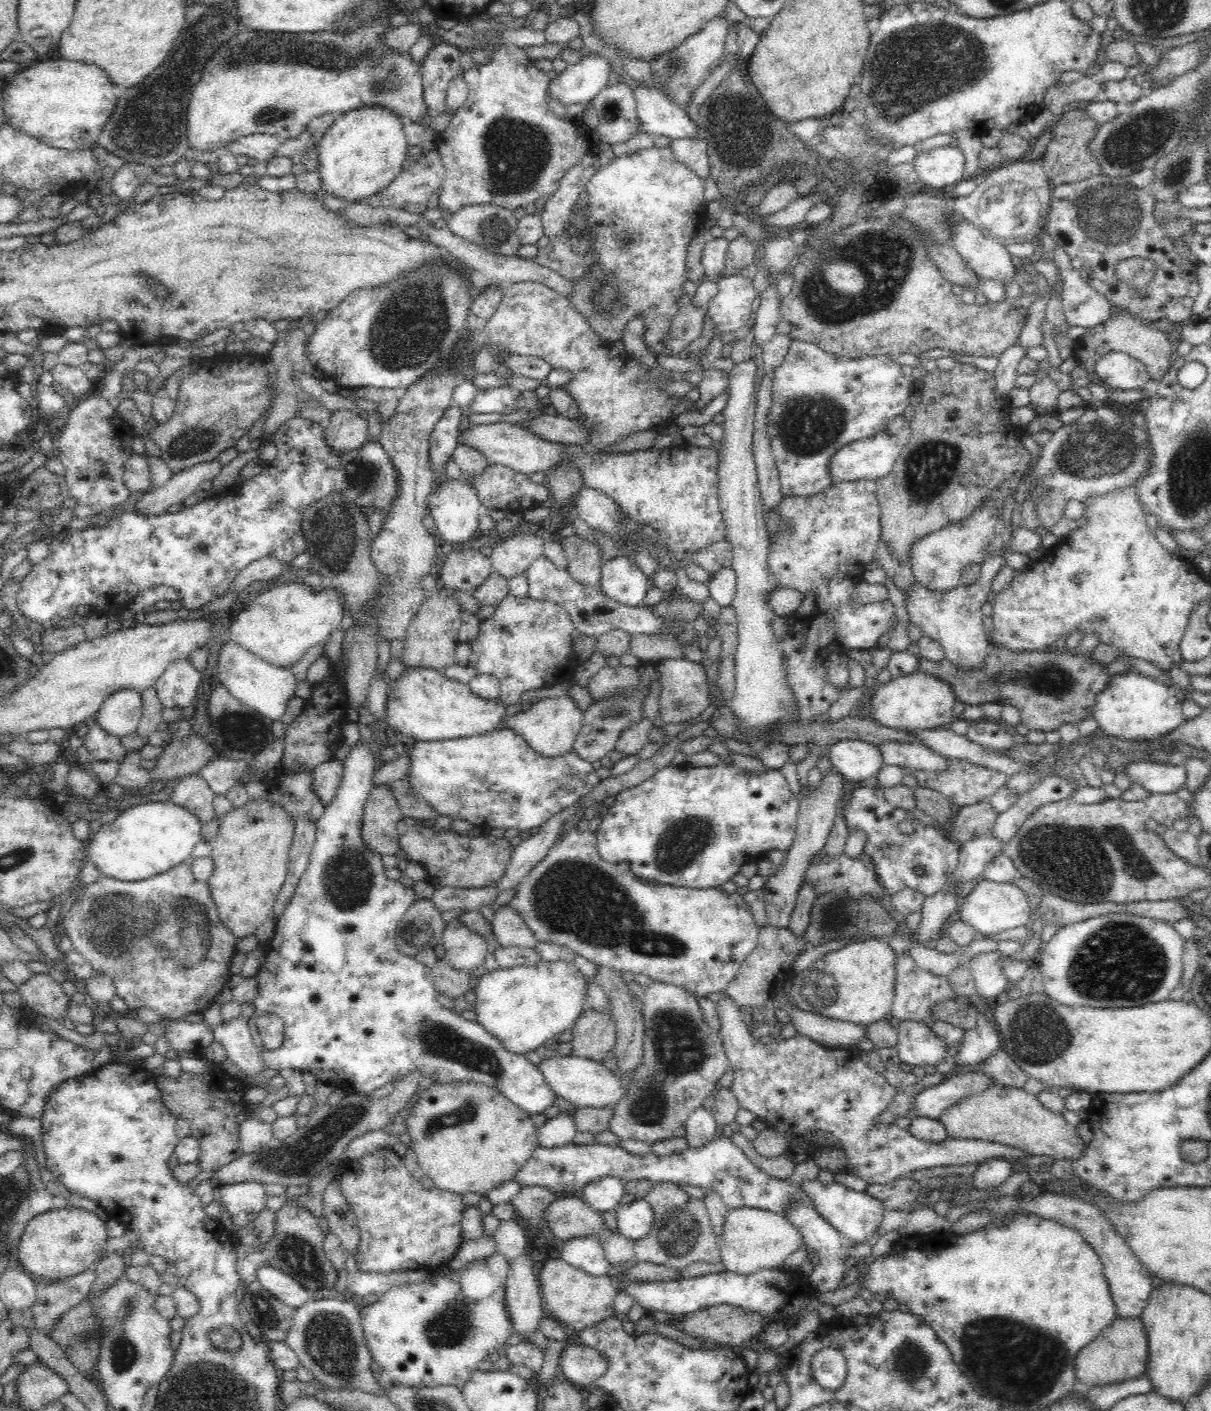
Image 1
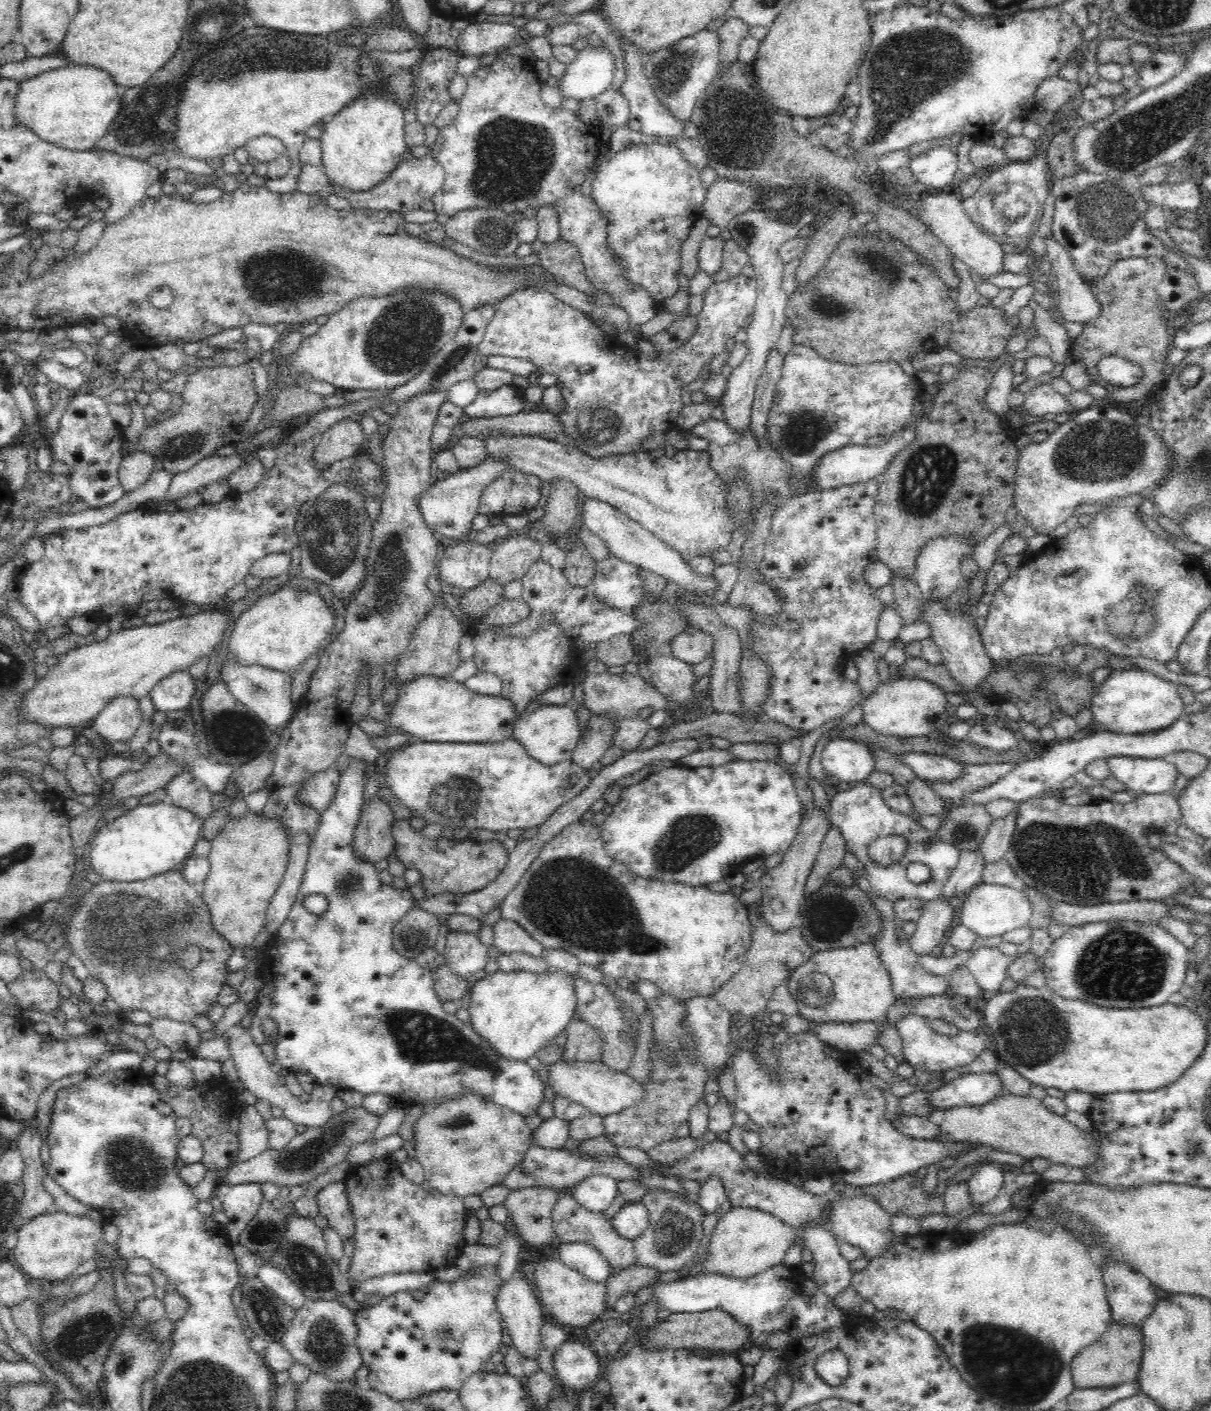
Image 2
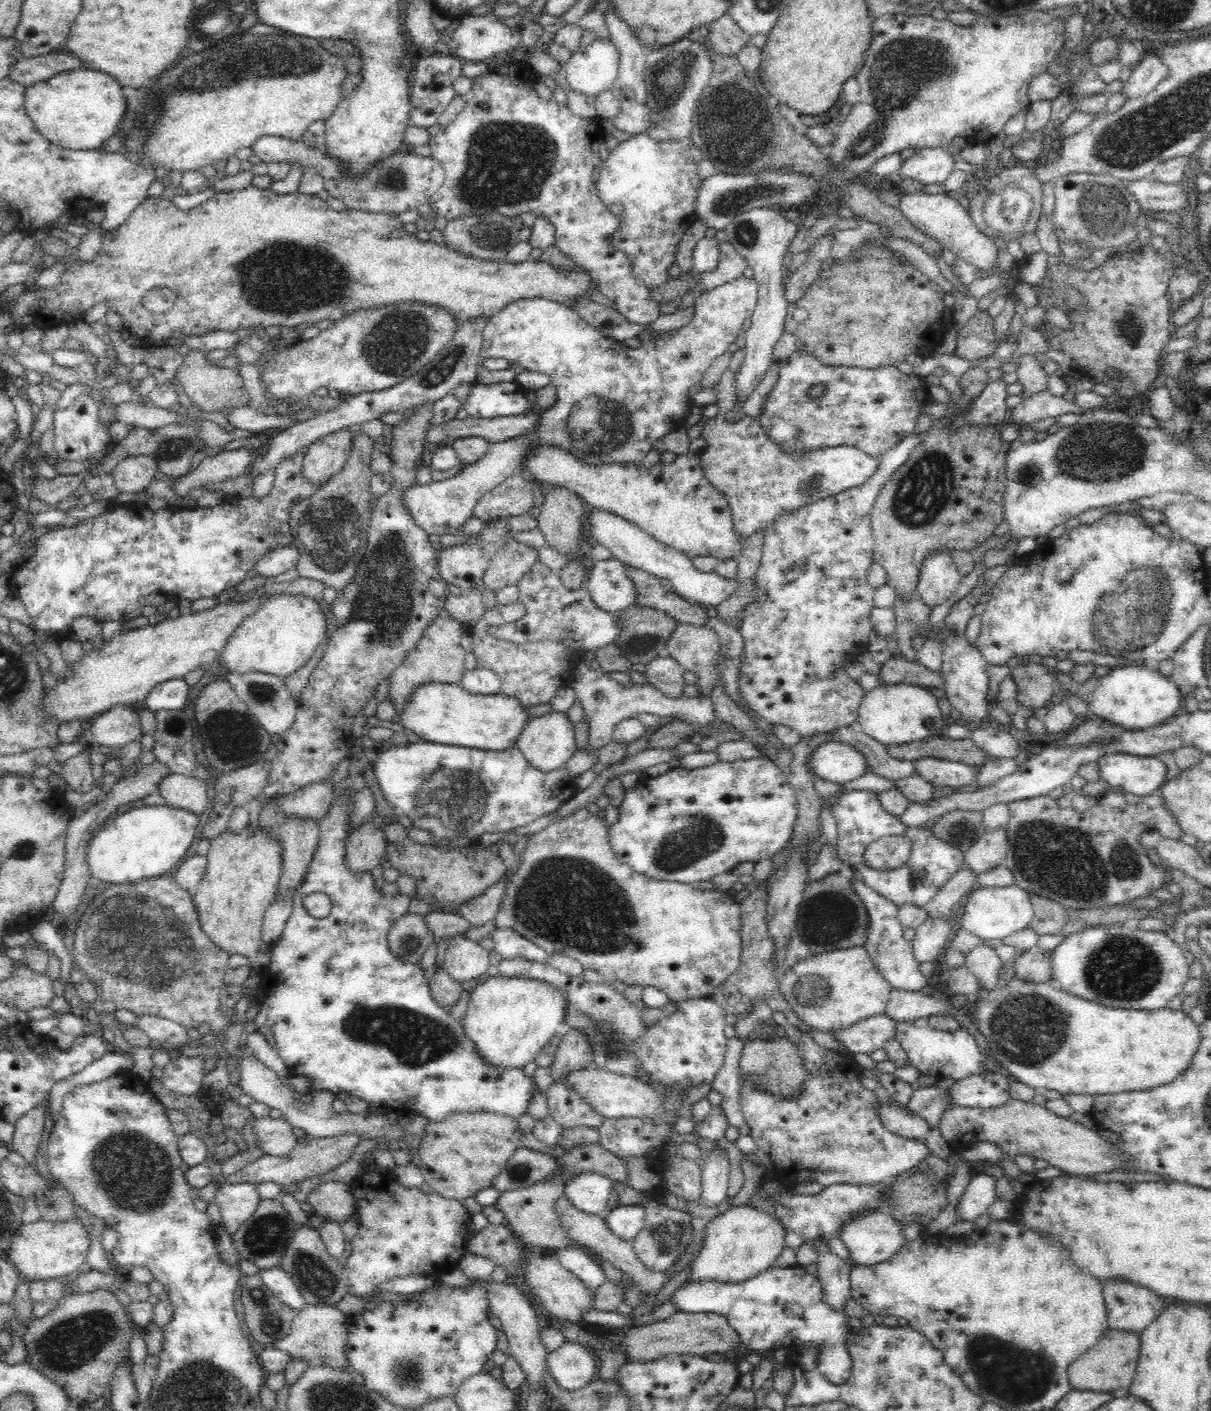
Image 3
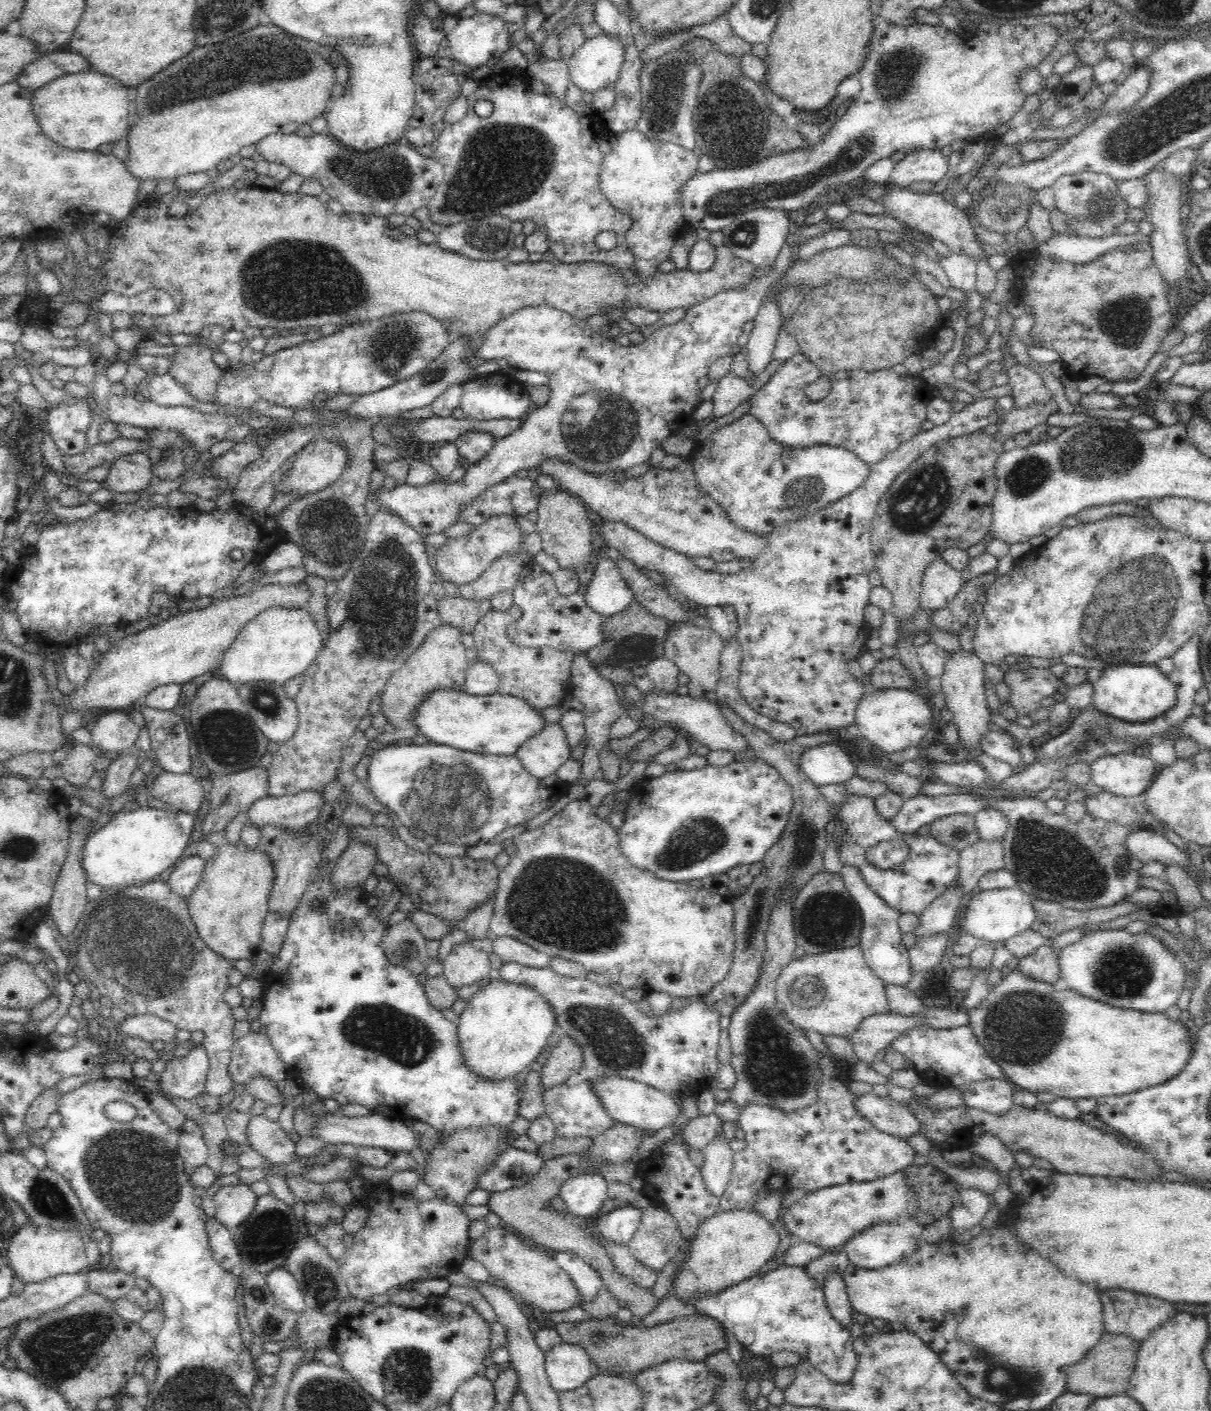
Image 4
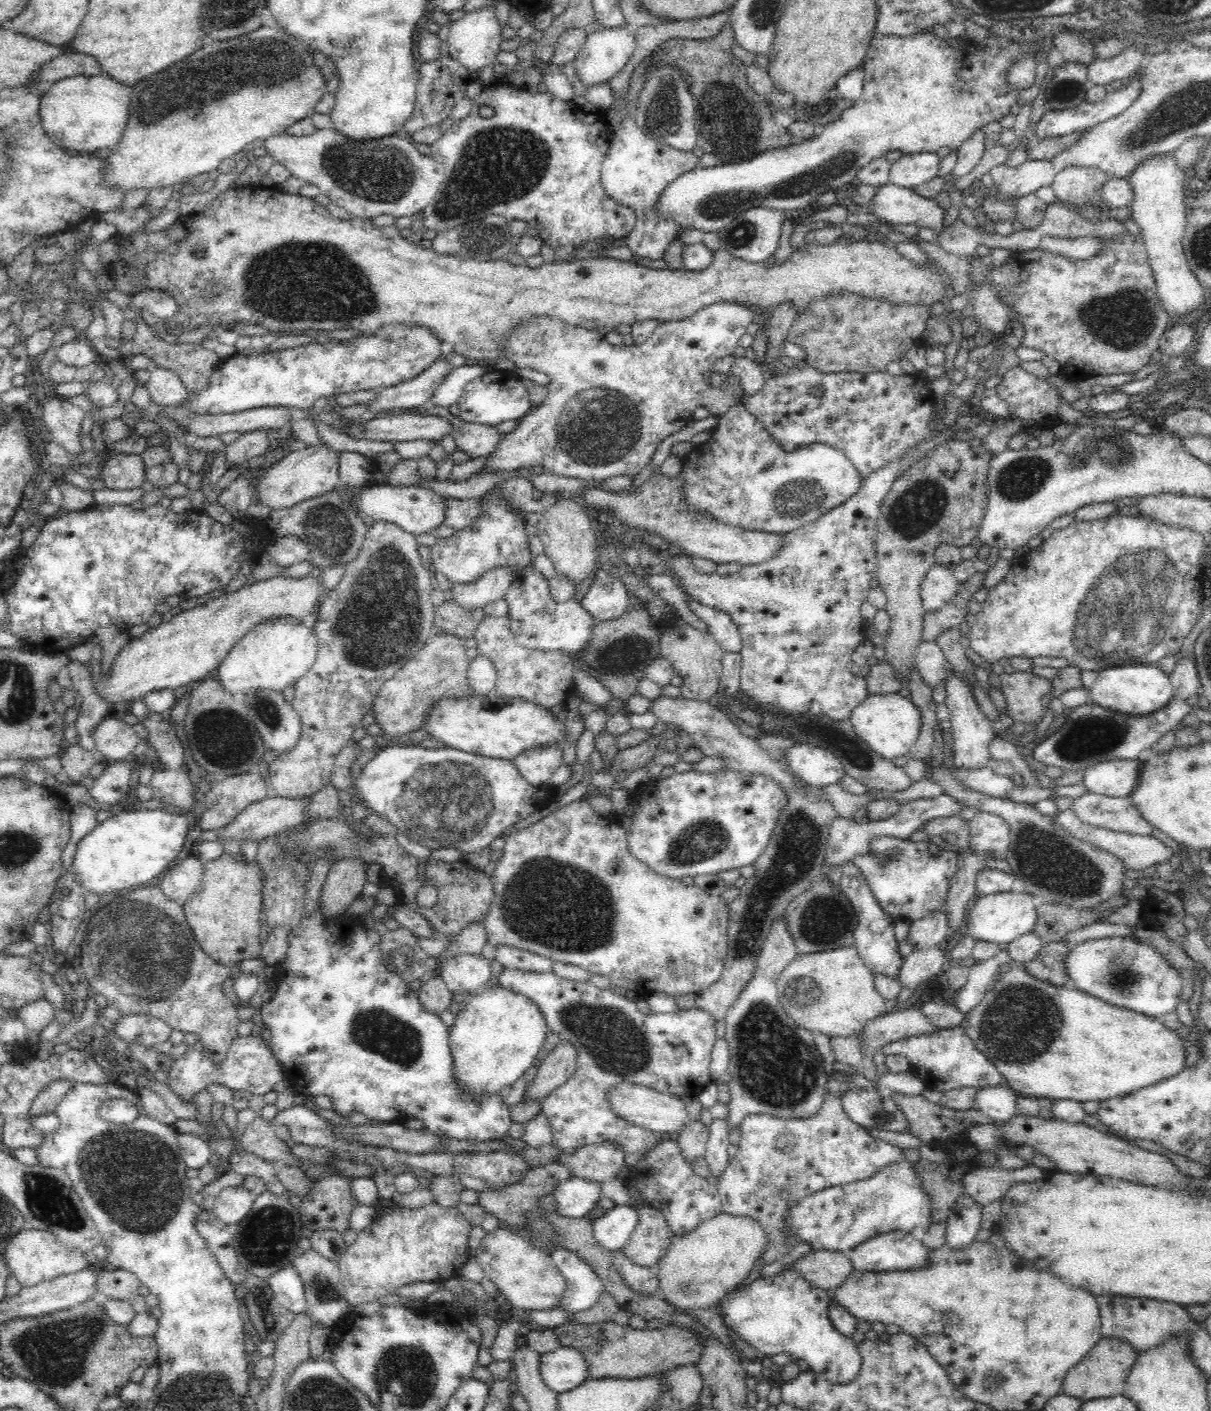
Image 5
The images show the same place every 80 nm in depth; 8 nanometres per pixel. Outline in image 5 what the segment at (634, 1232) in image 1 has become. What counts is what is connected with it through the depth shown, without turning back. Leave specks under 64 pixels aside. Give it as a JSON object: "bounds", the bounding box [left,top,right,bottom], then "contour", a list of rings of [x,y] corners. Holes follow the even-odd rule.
{"bounds":[592,1205,638,1252],"contour":[[[614,1205],[592,1220],[592,1235],[604,1250],[616,1252],[628,1242],[638,1222],[638,1211],[630,1205]]]}

